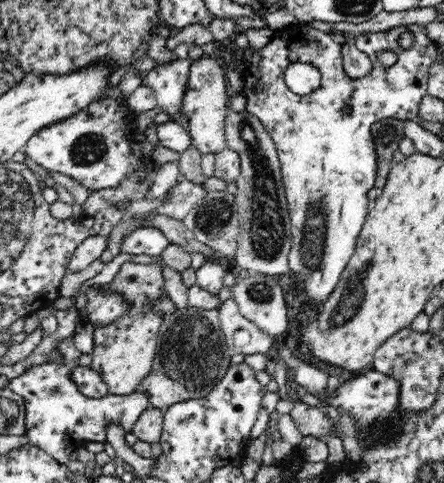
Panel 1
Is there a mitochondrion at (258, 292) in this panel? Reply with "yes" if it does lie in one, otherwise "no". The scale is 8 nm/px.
yes

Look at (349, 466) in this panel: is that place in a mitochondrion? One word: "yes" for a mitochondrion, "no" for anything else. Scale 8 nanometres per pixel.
no

